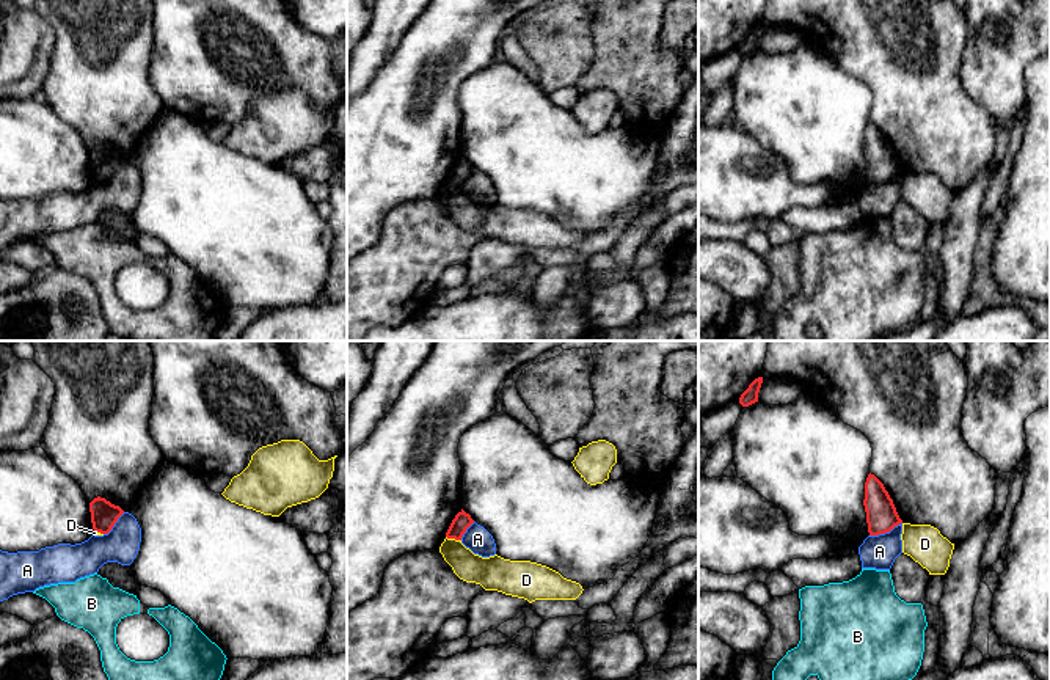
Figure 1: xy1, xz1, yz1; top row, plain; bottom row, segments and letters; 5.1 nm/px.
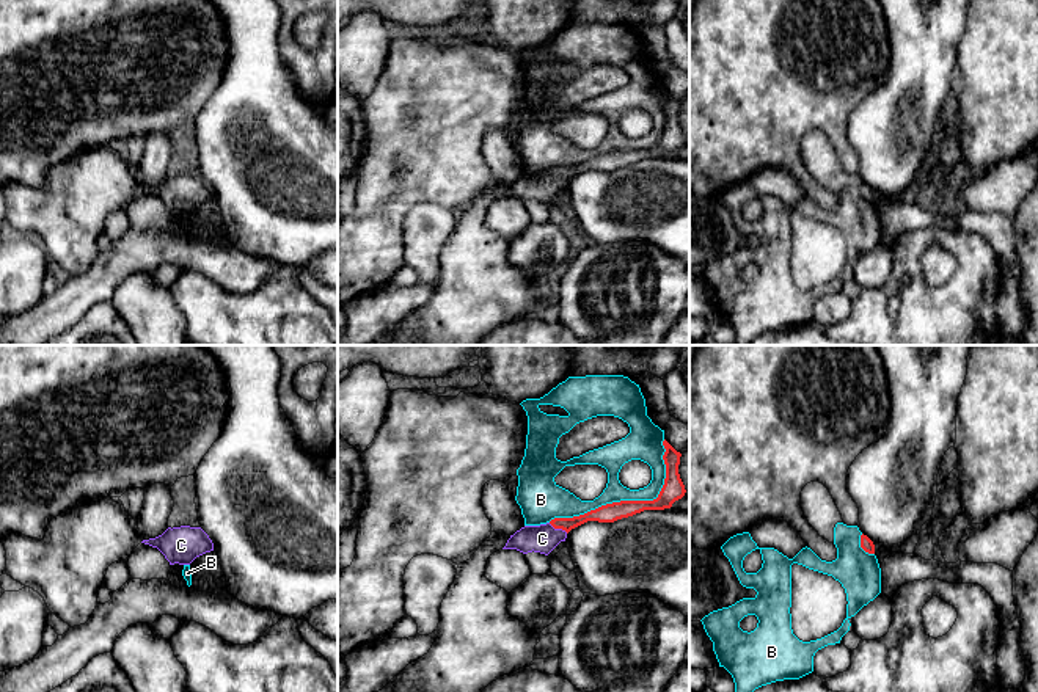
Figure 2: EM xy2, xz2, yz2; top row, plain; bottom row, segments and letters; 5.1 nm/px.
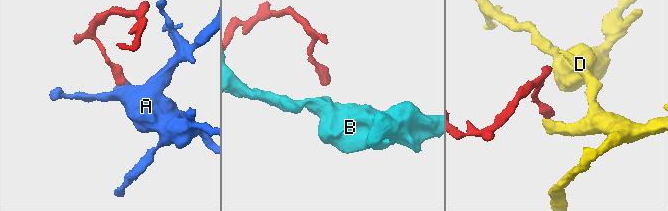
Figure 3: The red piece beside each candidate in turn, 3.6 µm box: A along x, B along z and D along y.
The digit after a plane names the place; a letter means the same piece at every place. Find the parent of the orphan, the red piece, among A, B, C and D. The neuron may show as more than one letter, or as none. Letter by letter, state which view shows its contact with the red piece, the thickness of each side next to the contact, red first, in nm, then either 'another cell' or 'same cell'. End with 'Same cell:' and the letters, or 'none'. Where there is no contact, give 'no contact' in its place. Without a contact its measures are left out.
A: yz1 | 160/180 nm | another cell
B: xz2 | 120/140 nm | another cell
C: xz2 | 90/150 nm | same cell
D: xz1 | 90/160 nm | another cell
Same cell: C

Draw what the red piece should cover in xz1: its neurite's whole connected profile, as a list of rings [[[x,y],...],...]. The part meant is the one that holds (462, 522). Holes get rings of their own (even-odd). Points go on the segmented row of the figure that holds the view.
[[[461,509],[452,520],[452,523],[446,532],[446,537],[461,540],[463,534],[472,523],[474,523],[474,520],[471,518],[471,515]]]

